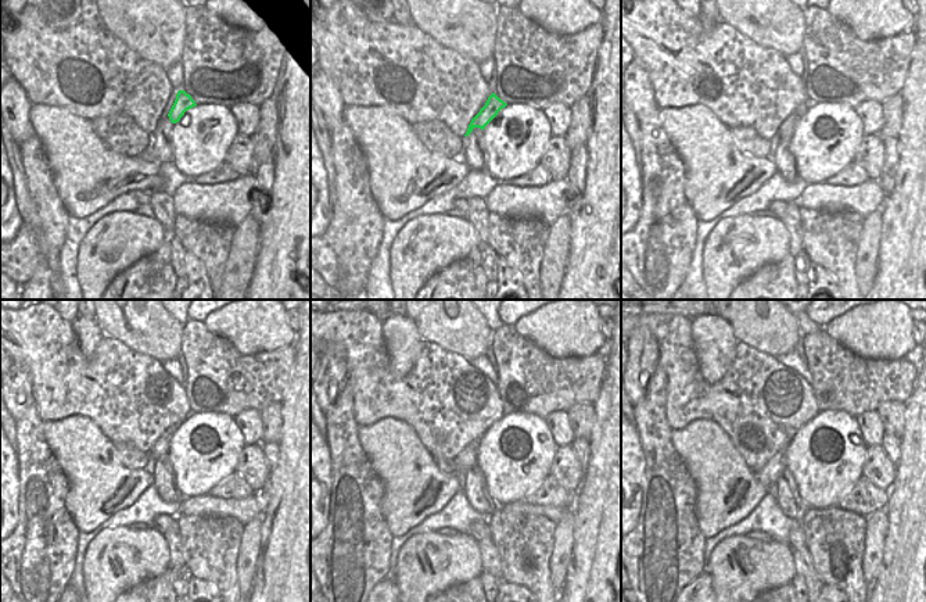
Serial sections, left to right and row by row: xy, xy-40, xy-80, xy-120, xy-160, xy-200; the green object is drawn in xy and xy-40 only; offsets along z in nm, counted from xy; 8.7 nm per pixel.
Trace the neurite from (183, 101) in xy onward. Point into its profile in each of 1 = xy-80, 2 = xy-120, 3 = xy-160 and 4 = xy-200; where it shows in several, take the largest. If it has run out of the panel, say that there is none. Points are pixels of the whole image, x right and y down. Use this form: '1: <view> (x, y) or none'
1: xy-80 (786, 129)
2: xy-120 (160, 450)
3: xy-160 (465, 461)
4: xy-200 (774, 469)

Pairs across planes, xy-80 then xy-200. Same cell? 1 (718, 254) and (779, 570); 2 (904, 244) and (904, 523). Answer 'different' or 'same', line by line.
1: same
2: same

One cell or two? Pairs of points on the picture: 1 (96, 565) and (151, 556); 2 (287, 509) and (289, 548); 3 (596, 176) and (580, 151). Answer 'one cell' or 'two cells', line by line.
1: one cell
2: one cell
3: two cells

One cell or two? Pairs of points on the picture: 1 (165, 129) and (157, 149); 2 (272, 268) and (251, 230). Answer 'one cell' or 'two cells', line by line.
1: one cell
2: two cells

